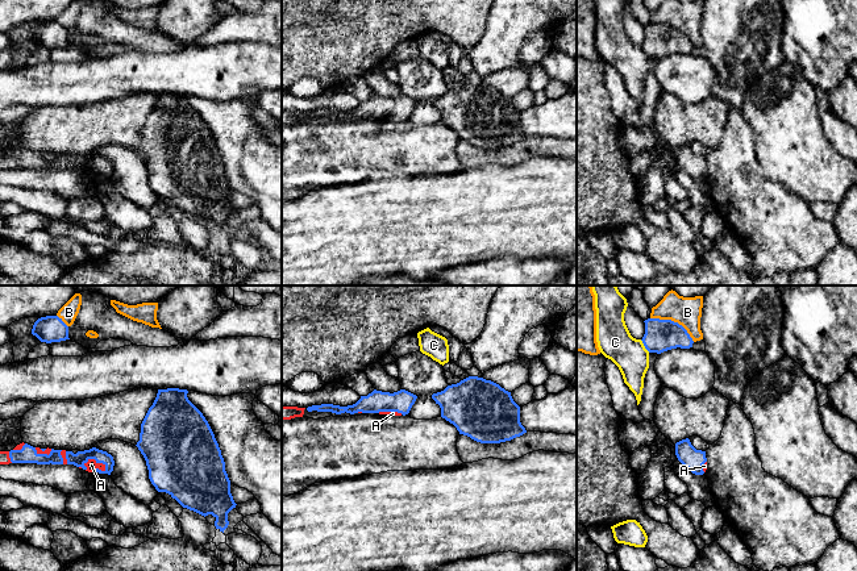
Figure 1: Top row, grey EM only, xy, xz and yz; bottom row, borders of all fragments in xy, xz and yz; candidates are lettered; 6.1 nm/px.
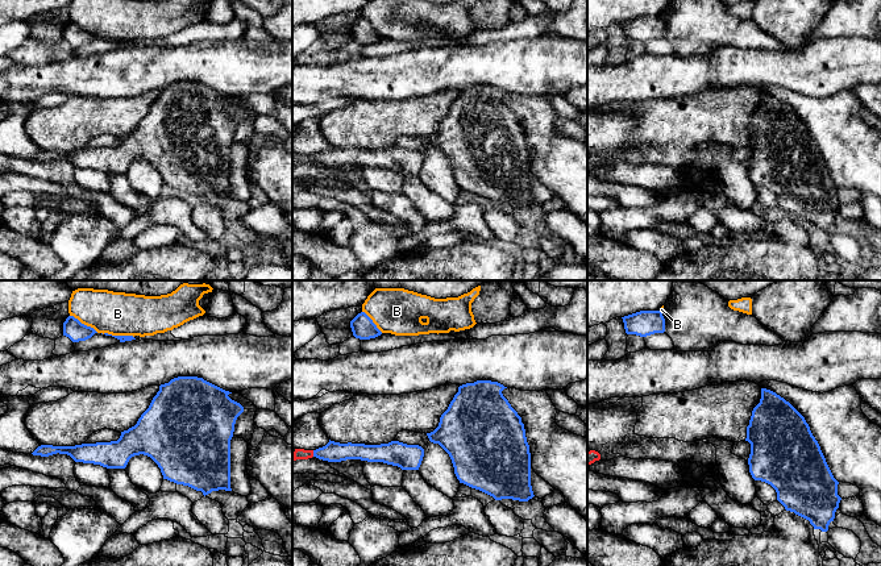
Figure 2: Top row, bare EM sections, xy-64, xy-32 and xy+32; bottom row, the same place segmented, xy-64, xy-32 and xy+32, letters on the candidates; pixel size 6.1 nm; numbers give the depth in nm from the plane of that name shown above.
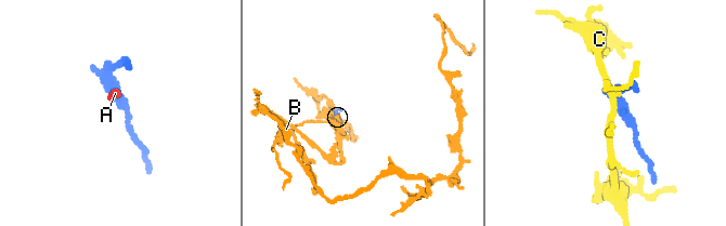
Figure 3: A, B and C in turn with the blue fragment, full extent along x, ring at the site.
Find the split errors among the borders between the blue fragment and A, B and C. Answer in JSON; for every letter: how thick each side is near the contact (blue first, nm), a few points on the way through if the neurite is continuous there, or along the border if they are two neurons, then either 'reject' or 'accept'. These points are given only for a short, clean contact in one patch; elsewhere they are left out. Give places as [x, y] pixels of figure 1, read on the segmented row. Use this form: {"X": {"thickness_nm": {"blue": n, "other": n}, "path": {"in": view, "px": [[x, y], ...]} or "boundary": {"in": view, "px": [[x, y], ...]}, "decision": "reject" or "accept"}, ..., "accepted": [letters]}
{"A": {"thickness_nm": {"blue": 90, "other": 70}, "decision": "accept"}, "B": {"thickness_nm": {"blue": 190, "other": 180}, "decision": "reject"}, "C": {"thickness_nm": {"blue": 190, "other": 220}, "decision": "reject"}, "accepted": ["A"]}

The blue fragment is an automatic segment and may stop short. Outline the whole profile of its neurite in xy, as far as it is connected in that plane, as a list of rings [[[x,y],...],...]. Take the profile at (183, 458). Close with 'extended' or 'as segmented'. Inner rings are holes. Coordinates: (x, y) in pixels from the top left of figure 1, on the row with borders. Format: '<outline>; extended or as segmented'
[[[158,389],[142,424],[137,447],[146,460],[149,479],[158,492],[166,492],[183,508],[201,516],[212,514],[220,532],[228,528],[228,513],[236,508],[230,480],[215,434],[203,413],[188,400],[187,389]]]; as segmented

